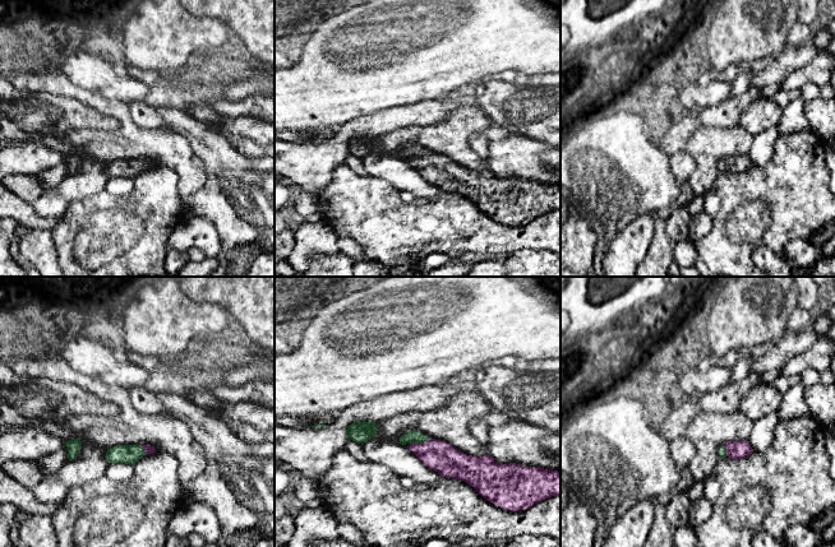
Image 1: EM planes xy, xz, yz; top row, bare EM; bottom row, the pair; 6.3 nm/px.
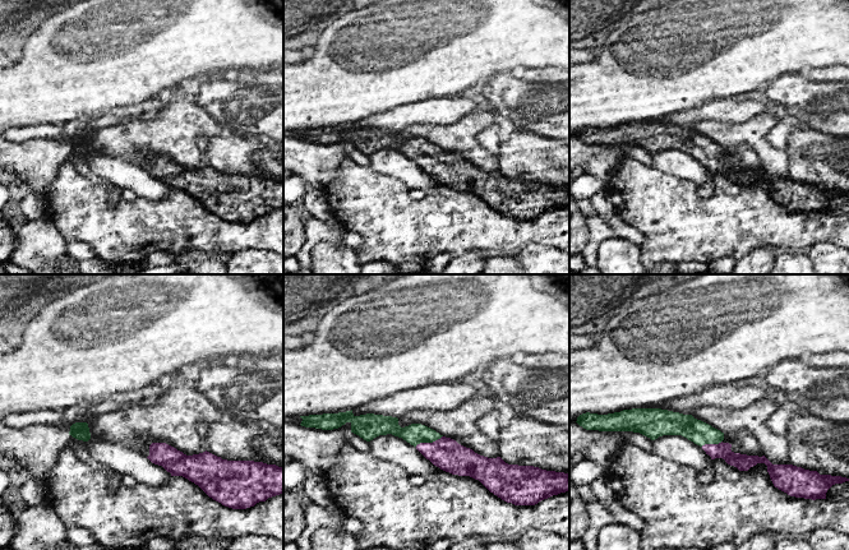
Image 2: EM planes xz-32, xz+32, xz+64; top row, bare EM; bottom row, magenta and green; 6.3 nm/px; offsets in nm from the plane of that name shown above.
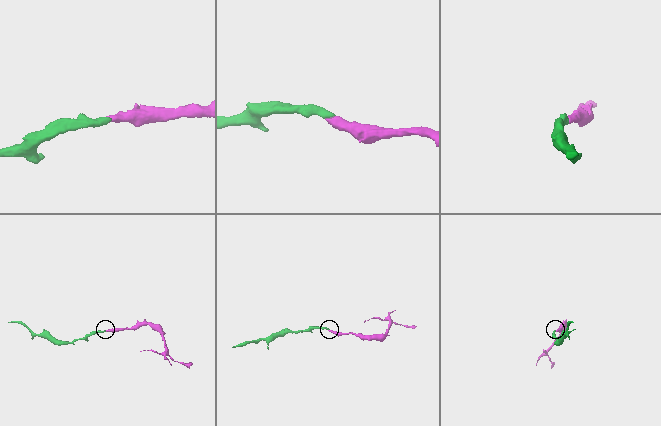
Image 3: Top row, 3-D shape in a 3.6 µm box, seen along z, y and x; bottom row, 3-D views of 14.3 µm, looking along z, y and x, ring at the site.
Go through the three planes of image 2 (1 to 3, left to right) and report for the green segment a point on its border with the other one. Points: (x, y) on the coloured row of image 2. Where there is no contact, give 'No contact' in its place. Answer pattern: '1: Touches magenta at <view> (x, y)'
1: No contact
2: Touches magenta at xz+32 (428, 443)
3: Touches magenta at xz+64 (711, 444)

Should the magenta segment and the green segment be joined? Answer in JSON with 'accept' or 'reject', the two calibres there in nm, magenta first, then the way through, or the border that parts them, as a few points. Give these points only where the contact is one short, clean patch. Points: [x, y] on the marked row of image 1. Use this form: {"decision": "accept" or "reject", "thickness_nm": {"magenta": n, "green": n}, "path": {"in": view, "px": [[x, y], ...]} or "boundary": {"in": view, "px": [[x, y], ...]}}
{"decision": "accept", "thickness_nm": {"magenta": 190, "green": 80}, "path": {"in": "xz", "px": [[438, 455], [427, 450], [420, 444], [410, 436]]}}

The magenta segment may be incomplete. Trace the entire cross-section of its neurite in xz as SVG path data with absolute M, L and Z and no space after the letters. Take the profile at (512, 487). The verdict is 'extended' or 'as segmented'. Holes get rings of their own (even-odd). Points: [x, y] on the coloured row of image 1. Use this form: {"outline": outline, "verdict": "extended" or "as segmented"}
{"outline": "M420 431L405 432L400 444L409 444L409 450L442 477L466 482L484 499L509 511L527 510L545 499L560 496L558 470L503 464L489 455L466 455Z", "verdict": "extended"}

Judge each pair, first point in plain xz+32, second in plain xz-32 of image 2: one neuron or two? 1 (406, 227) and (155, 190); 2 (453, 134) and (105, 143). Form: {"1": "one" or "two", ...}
{"1": "two", "2": "one"}

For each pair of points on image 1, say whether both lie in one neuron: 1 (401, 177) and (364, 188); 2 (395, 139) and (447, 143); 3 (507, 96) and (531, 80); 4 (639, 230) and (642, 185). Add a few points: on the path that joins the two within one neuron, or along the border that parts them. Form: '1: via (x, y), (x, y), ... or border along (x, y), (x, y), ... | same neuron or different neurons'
1: border along (368, 174), (386, 180), (400, 191) | different neurons
2: via (407, 135), (419, 134), (434, 138) | same neuron
3: border along (516, 83), (524, 87), (547, 87) | different neurons
4: border along (655, 213), (637, 216), (618, 232) | different neurons

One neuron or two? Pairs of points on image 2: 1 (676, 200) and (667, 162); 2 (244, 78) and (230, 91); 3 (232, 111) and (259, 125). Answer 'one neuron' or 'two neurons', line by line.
1: two neurons
2: two neurons
3: one neuron

